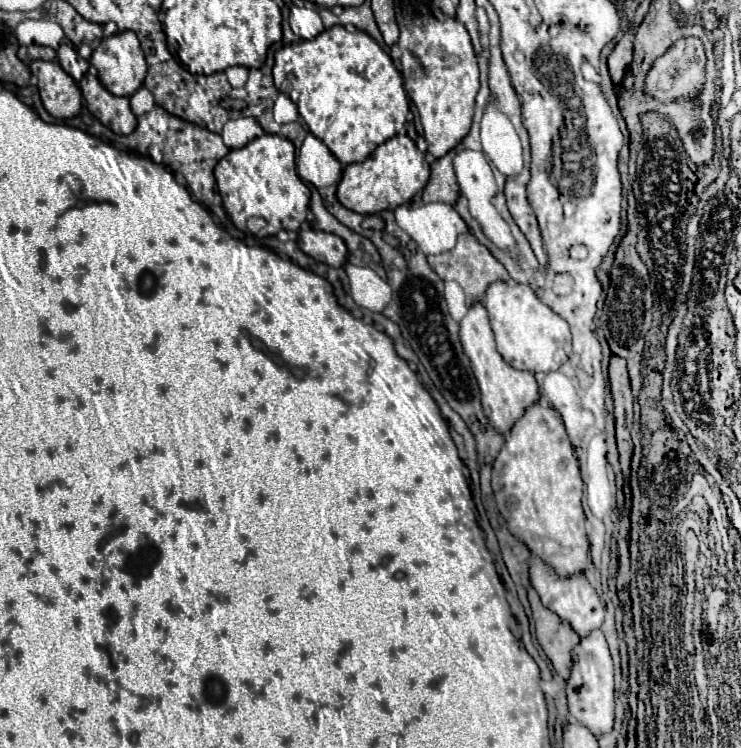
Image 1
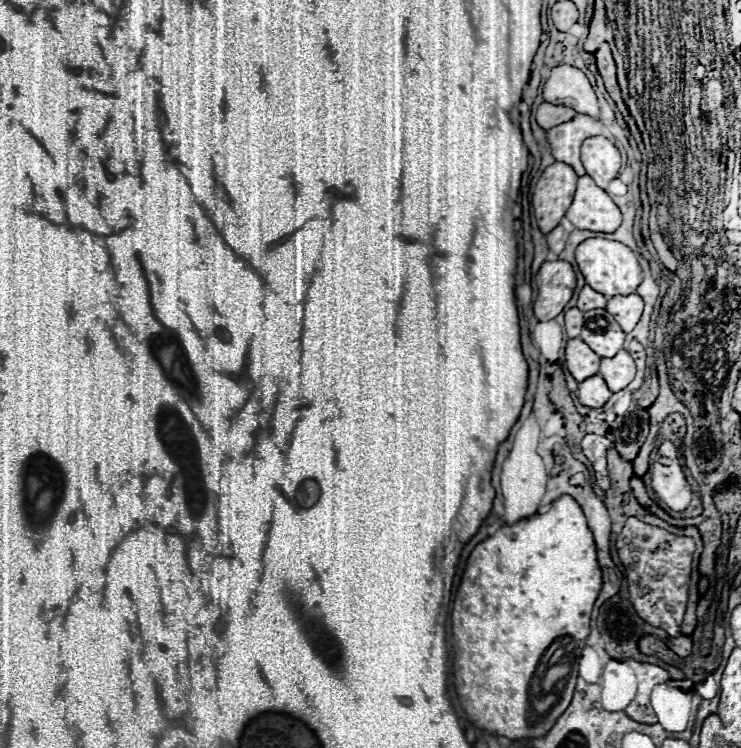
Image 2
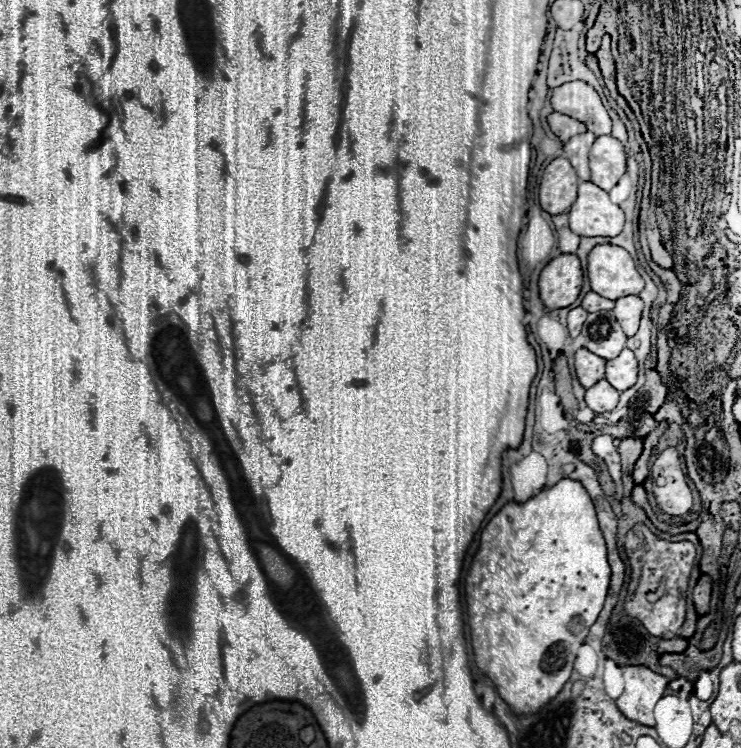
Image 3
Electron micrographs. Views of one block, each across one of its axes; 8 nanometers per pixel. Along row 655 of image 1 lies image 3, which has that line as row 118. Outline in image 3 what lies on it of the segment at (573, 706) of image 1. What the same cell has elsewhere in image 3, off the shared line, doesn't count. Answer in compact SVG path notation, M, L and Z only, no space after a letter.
M574 80L574 82L566 82L562 86L556 86L552 90L550 104L556 112L584 122L588 132L592 132L596 136L610 134L610 128L612 128L610 116L602 104L598 92L590 84L586 84L582 80Z

